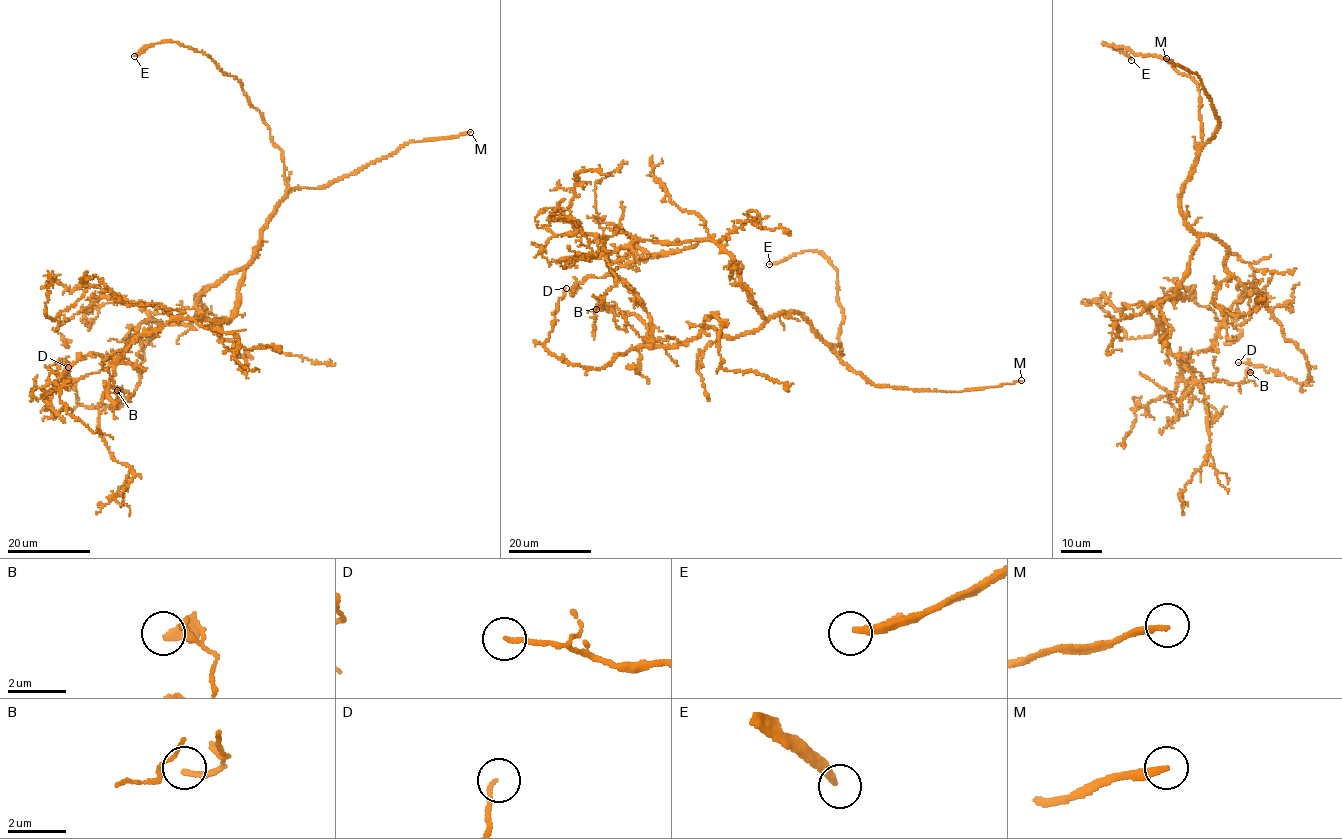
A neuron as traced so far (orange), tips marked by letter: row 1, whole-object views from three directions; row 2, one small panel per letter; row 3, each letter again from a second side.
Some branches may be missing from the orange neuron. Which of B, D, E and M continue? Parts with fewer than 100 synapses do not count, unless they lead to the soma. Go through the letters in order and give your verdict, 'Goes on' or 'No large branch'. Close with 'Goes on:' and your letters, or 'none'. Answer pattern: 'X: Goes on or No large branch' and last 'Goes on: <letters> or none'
B: No large branch
D: No large branch
E: No large branch
M: Goes on
Goes on: M

